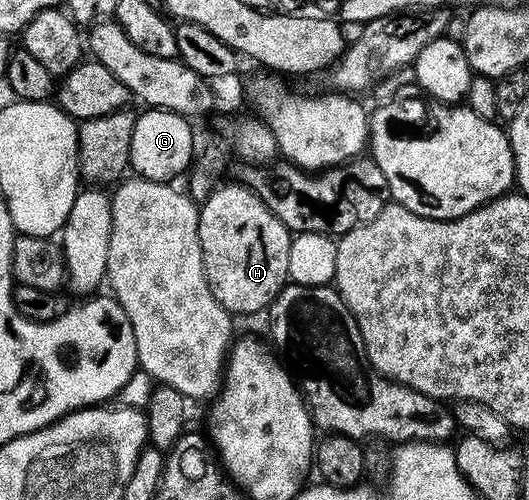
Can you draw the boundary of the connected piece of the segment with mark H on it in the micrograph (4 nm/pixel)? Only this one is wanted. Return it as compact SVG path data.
M245 183L226 184L201 201L198 210L200 250L208 286L227 312L258 312L269 309L273 299L286 287L288 250L292 233L264 206L264 202Z

